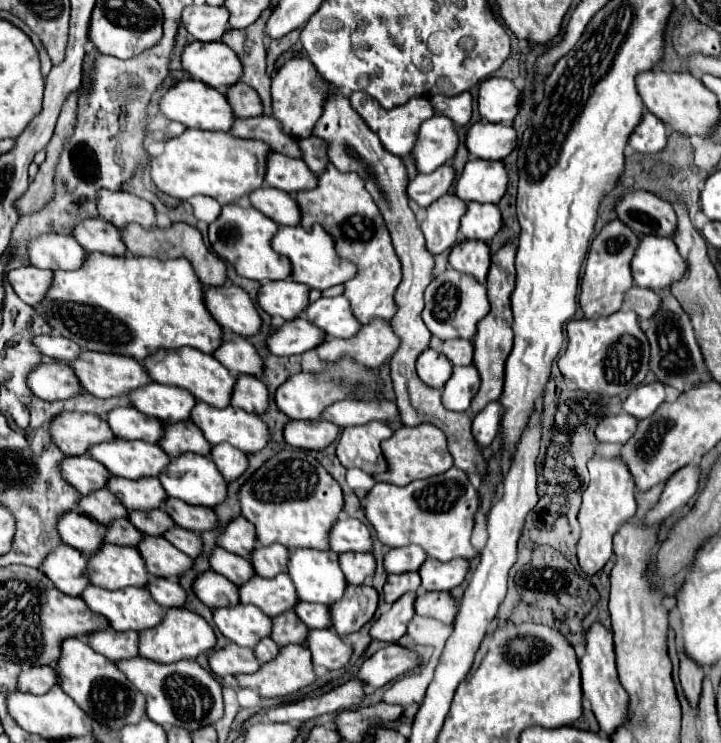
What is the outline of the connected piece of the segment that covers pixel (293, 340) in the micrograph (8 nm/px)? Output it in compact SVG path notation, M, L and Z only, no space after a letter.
M297 317L277 329L269 339L267 347L275 355L301 355L309 349L315 349L325 341L325 331L309 323L305 317Z

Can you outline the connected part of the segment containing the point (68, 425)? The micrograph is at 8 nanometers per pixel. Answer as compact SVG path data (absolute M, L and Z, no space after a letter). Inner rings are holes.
M73 411L53 419L51 437L65 455L77 457L87 455L89 449L97 443L113 441L115 433L109 429L109 423L105 419Z

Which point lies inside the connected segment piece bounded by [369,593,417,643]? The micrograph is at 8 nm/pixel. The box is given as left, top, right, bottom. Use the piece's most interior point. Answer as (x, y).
(391, 626)

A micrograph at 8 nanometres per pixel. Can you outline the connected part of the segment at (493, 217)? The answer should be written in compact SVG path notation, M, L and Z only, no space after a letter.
M469 203L467 213L461 217L461 233L465 239L491 241L499 229L501 229L501 211L493 203Z

